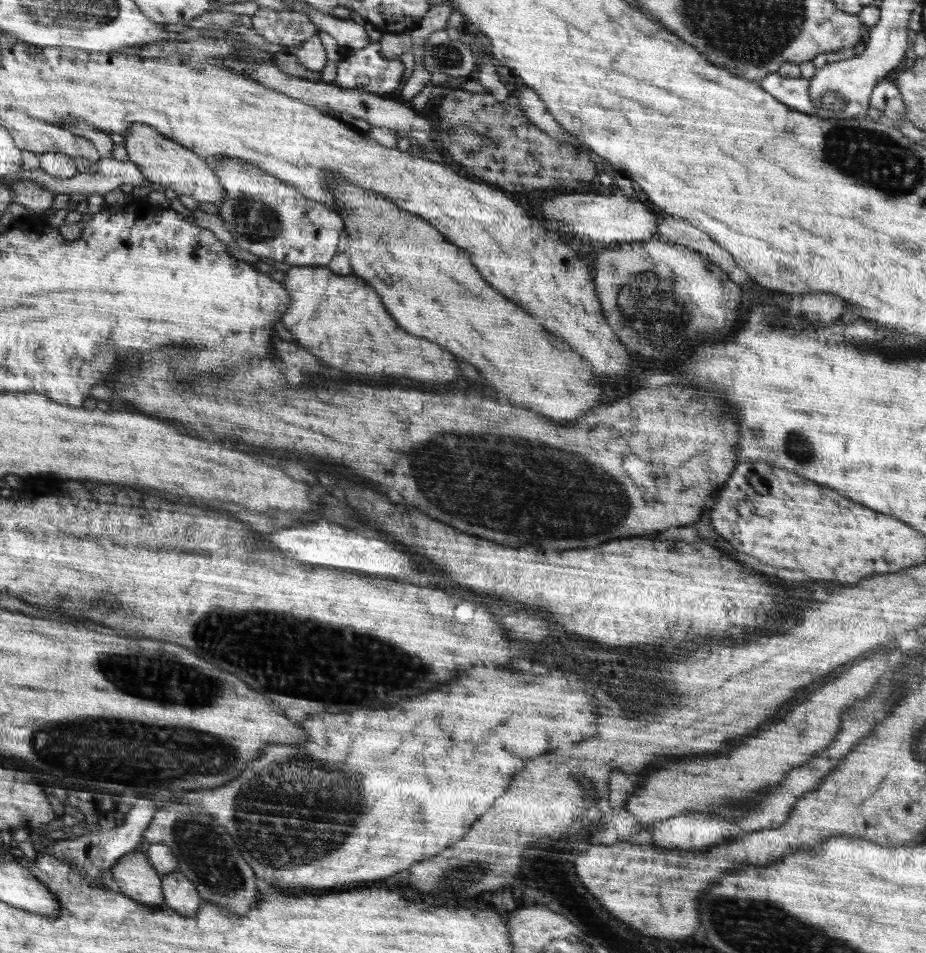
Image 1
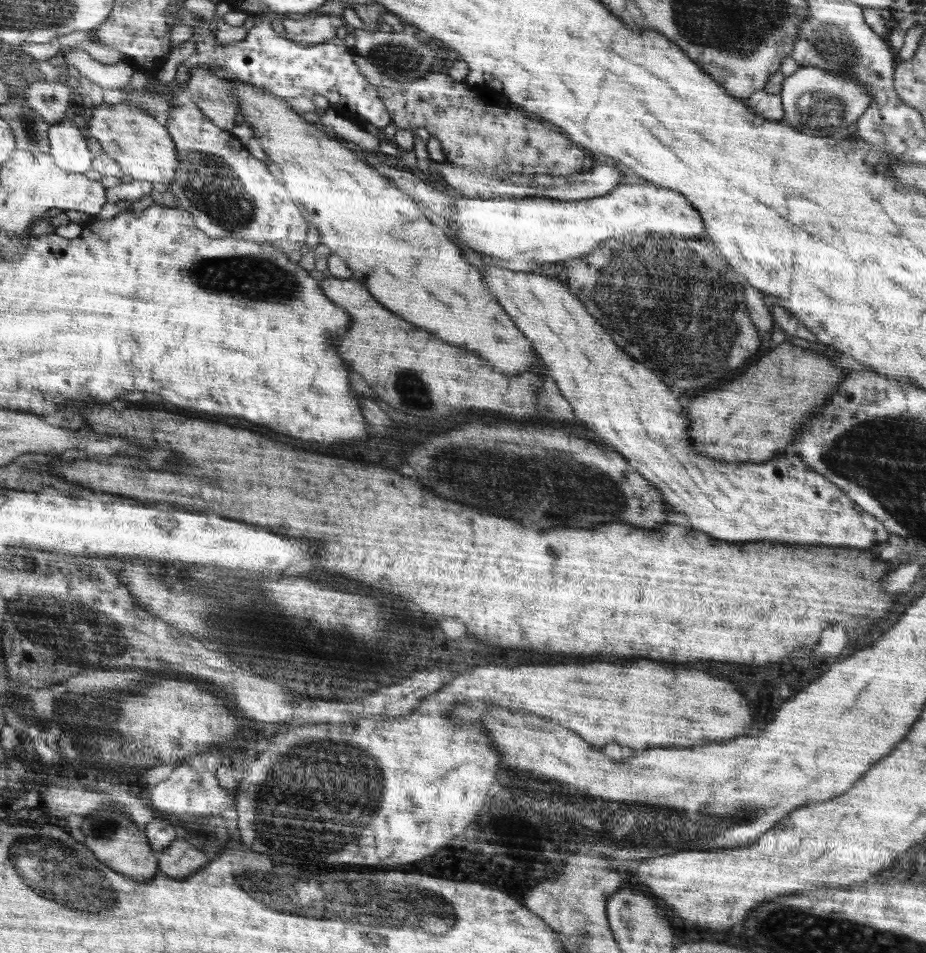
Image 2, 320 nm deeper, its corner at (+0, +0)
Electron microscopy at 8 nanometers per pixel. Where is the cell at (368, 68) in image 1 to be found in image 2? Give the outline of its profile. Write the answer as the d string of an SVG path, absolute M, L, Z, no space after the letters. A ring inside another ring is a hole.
M180 10L172 15L171 20L175 19L192 26L194 30L190 40L196 42L195 52L199 56L200 65L209 68L211 71L215 69L213 72L219 74L222 79L227 79L228 81L240 80L240 82L246 82L246 84L252 84L256 87L264 87L270 90L269 92L272 95L282 97L285 100L296 98L296 96L312 97L314 94L320 94L320 96L324 96L328 100L330 108L338 111L342 110L342 108L348 108L356 113L356 117L364 124L372 124L380 130L391 124L387 108L378 96L376 88L370 85L360 74L358 67L352 61L353 49L348 48L342 39L334 37L332 40L322 44L302 46L293 40L276 34L270 21L262 21L254 17L256 25L247 31L246 38L242 42L218 44L213 23L205 20L203 16L199 16L199 14L189 10ZM198 20L200 22L203 20L204 23L199 29L197 29L198 24L196 23Z

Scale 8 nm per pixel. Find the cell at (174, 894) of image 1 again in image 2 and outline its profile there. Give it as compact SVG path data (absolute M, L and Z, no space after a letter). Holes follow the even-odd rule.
M178 835L160 852L158 862L162 874L180 879L193 876L198 869L204 868L208 862L208 855L192 846L187 838Z

